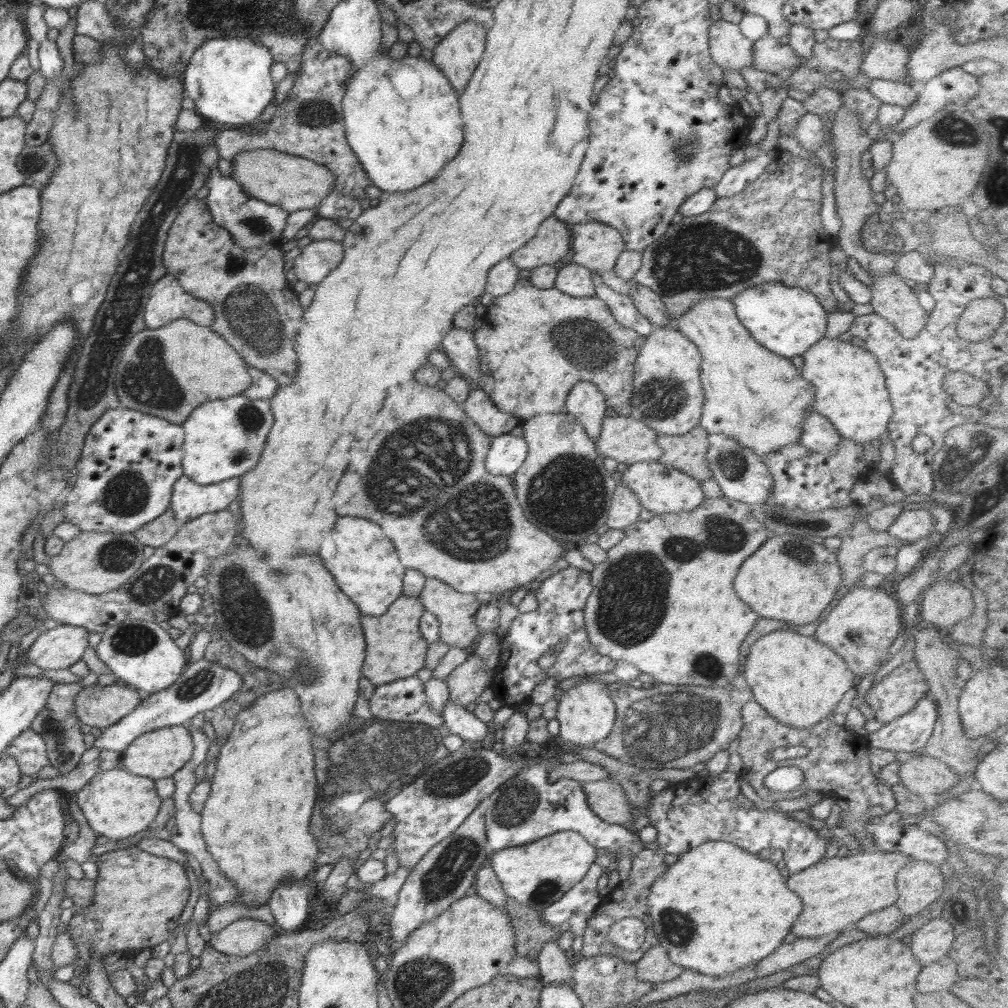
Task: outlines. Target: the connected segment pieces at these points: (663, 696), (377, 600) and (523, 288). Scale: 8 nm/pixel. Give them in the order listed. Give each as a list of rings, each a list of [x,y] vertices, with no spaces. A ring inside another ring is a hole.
[[[742,656],[740,664],[742,664],[742,673],[736,675],[727,687],[698,687],[696,685],[675,685],[675,684],[654,684],[652,688],[644,689],[639,684],[624,683],[621,682],[620,688],[616,690],[610,690],[611,699],[615,704],[616,720],[614,721],[610,734],[606,736],[604,740],[597,742],[593,748],[599,749],[600,752],[613,756],[616,760],[621,760],[628,764],[633,764],[638,768],[690,768],[698,769],[707,760],[710,760],[719,750],[727,750],[730,742],[732,742],[736,736],[739,736],[742,727],[744,726],[741,710],[744,704],[753,699],[753,692],[750,685],[746,682],[745,674],[743,673],[744,664],[746,662],[746,656]]]
[[[336,518],[336,526],[320,546],[320,558],[332,572],[340,590],[360,608],[364,615],[383,615],[402,592],[404,566],[392,542],[384,536],[378,524],[364,518]]]
[[[520,277],[516,281],[514,288],[508,292],[508,294],[500,295],[492,299],[492,302],[490,302],[490,305],[487,307],[487,311],[479,321],[478,328],[474,330],[473,337],[478,349],[482,372],[484,372],[482,380],[478,382],[475,388],[486,392],[493,401],[493,404],[500,411],[506,412],[518,420],[532,420],[532,418],[536,418],[536,416],[540,416],[540,414],[566,414],[566,398],[568,398],[570,390],[580,382],[592,382],[600,392],[603,392],[608,406],[608,412],[630,417],[630,398],[632,398],[632,391],[634,391],[634,372],[636,372],[635,360],[638,356],[639,348],[644,344],[646,337],[620,324],[615,319],[613,313],[609,311],[608,305],[601,298],[596,296],[573,297],[564,294],[564,292],[560,292],[556,287],[547,288],[546,290],[536,288],[528,278]]]

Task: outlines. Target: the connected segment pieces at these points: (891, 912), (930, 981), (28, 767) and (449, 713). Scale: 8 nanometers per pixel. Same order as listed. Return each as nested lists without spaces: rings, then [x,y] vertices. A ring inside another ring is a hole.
[[[895,904],[881,909],[878,912],[870,912],[864,918],[860,918],[854,924],[853,929],[866,934],[880,936],[894,932],[907,921]]]
[[[944,956],[938,962],[924,966],[920,970],[916,988],[920,992],[934,992],[934,990],[948,990],[959,979],[957,965],[950,956]]]
[[[26,729],[16,736],[5,752],[16,759],[24,776],[36,774],[49,764],[44,739],[32,729]]]
[[[452,699],[446,701],[441,717],[450,733],[471,743],[480,744],[491,728],[491,725],[484,723],[474,713],[466,711],[465,707],[457,705]]]

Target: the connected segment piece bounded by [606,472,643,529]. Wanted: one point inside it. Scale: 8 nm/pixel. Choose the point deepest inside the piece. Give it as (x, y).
(625, 508)

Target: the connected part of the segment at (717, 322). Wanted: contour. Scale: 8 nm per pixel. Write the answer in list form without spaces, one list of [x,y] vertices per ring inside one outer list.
[[[721,298],[700,299],[699,303],[679,316],[676,321],[677,331],[698,347],[703,358],[700,365],[700,381],[706,392],[706,400],[698,426],[709,434],[722,434],[732,438],[742,448],[750,448],[752,453],[760,458],[778,452],[784,446],[800,442],[802,425],[814,412],[812,404],[816,400],[816,389],[804,380],[800,370],[796,370],[790,359],[770,352],[752,338],[748,329],[738,320],[732,301]]]

